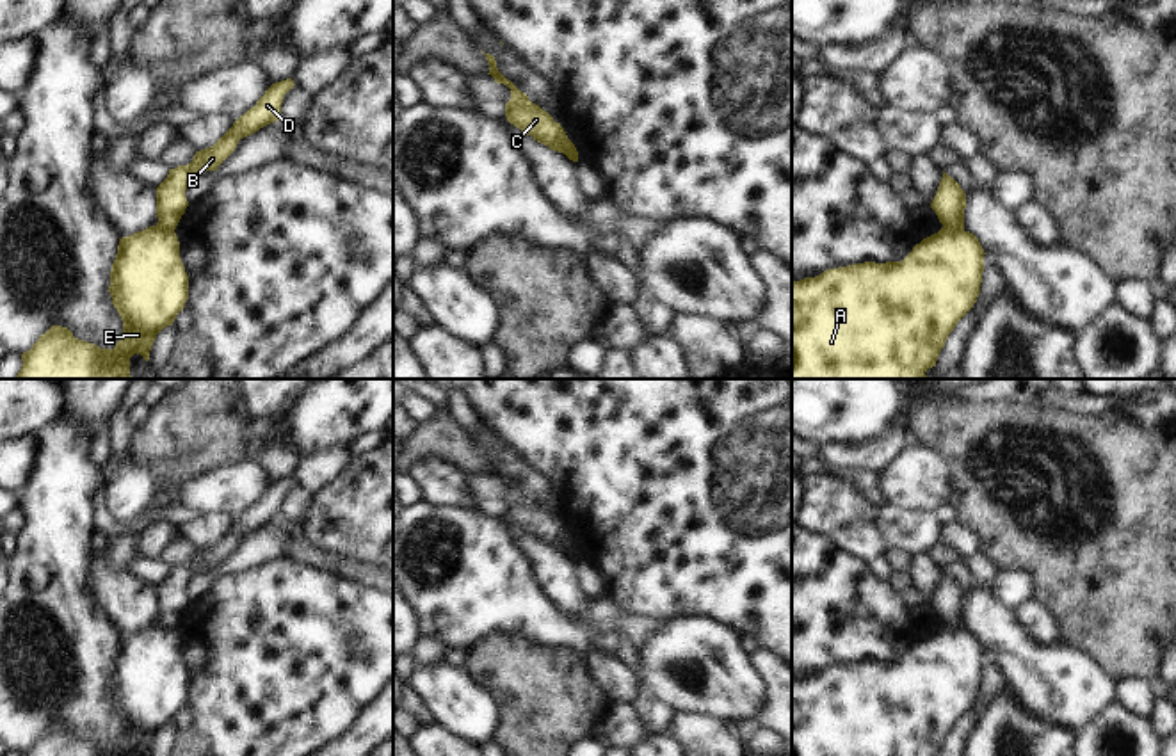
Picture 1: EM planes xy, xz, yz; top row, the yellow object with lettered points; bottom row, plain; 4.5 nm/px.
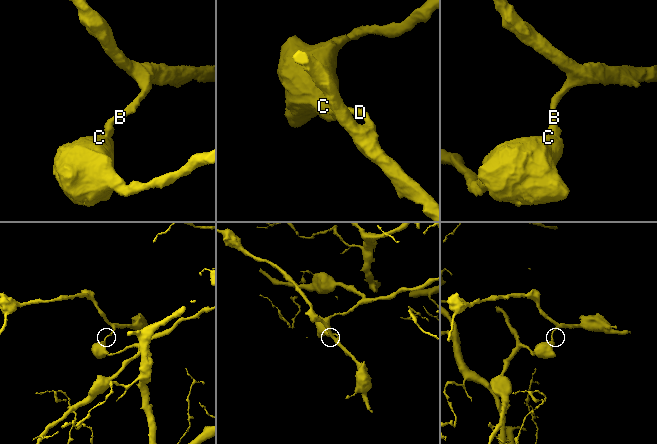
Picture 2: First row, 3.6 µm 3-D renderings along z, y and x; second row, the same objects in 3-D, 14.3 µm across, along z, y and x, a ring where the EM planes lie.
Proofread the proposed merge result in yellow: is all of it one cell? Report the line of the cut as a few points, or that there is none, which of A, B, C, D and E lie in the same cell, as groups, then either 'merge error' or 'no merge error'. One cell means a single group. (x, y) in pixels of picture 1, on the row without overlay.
cut in yz along (943, 623), (963, 628); A C E / B D; merge error

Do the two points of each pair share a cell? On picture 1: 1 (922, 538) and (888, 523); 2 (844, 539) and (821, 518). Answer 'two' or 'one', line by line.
1: one
2: two

